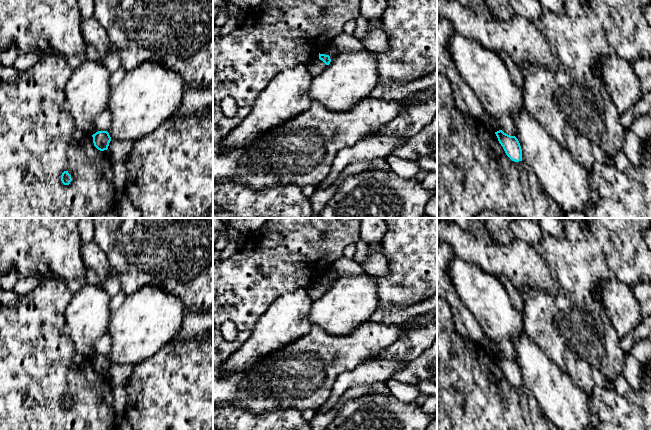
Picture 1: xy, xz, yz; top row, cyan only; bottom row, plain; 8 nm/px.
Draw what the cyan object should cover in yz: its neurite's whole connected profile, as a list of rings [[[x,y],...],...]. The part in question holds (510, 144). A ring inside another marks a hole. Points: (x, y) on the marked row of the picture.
[[[502,130],[495,132],[495,134],[506,155],[514,162],[522,161],[522,149],[518,139],[504,133]]]

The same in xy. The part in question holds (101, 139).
[[[98,131],[92,135],[94,146],[100,150],[104,151],[108,149],[111,137],[107,131]]]

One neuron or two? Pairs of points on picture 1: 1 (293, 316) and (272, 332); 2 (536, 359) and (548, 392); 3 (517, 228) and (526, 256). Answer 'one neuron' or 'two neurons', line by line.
1: one neuron
2: one neuron
3: two neurons

